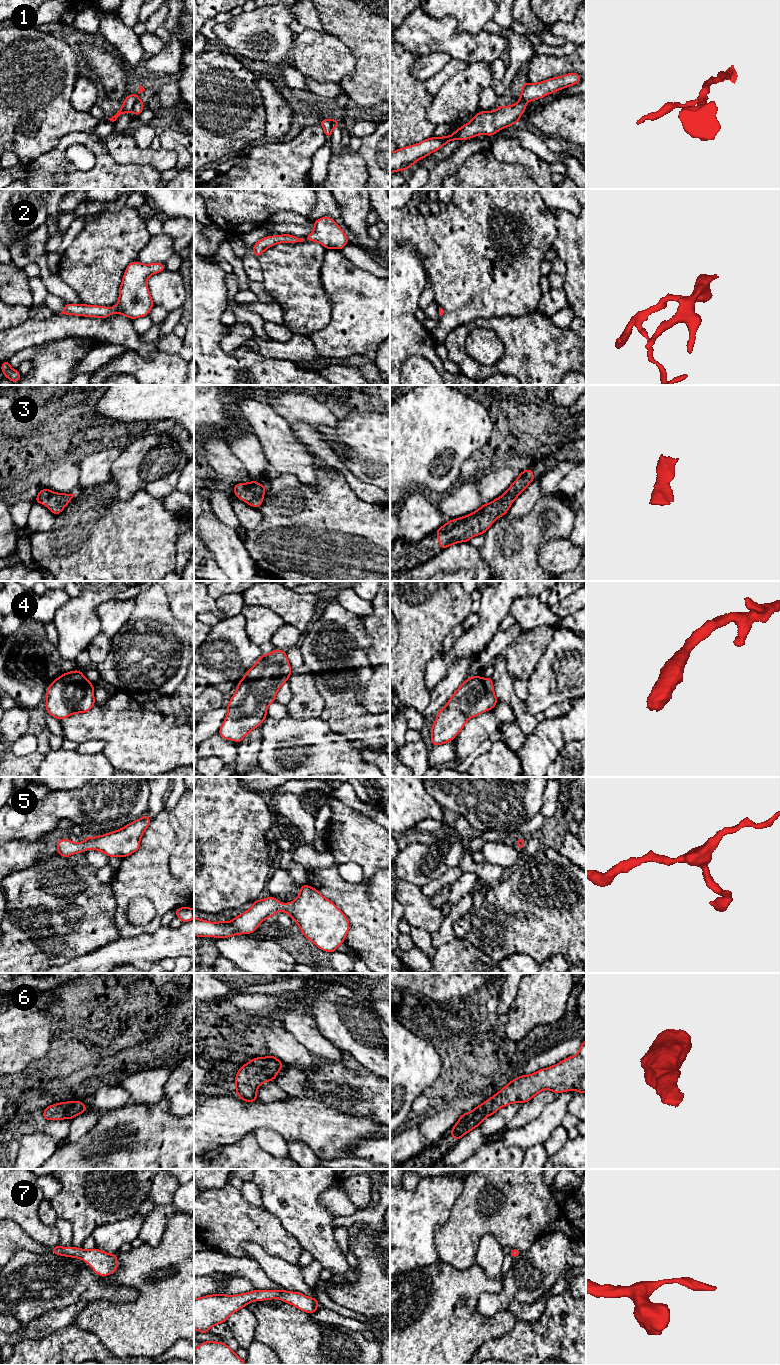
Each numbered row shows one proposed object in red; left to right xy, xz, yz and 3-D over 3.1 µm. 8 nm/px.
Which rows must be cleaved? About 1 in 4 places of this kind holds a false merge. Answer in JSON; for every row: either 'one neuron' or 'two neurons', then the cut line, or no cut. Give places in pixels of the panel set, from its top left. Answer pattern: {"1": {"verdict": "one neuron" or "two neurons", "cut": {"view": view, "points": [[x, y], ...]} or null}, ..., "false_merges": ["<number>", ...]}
{"1": {"verdict": "two neurons", "cut": {"view": "xy", "points": [[138, 99], [132, 109]]}}, "2": {"verdict": "one neuron", "cut": null}, "3": {"verdict": "one neuron", "cut": null}, "4": {"verdict": "one neuron", "cut": null}, "5": {"verdict": "one neuron", "cut": null}, "6": {"verdict": "one neuron", "cut": null}, "7": {"verdict": "one neuron", "cut": null}, "false_merges": ["1"]}

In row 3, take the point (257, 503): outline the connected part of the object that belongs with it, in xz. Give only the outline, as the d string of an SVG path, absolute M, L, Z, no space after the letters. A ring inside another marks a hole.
M252 479L251 483L238 483L233 487L234 494L250 506L259 508L263 503L266 487Z

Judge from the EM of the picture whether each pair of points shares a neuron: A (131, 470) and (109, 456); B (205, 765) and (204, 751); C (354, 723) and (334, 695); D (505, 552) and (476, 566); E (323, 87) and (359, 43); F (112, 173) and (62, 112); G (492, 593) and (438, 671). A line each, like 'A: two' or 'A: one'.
A: two
B: two
C: one
D: two
E: two
F: two
G: one

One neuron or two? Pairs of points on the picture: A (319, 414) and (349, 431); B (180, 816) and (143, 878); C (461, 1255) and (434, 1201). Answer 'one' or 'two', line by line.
A: two
B: one
C: two

